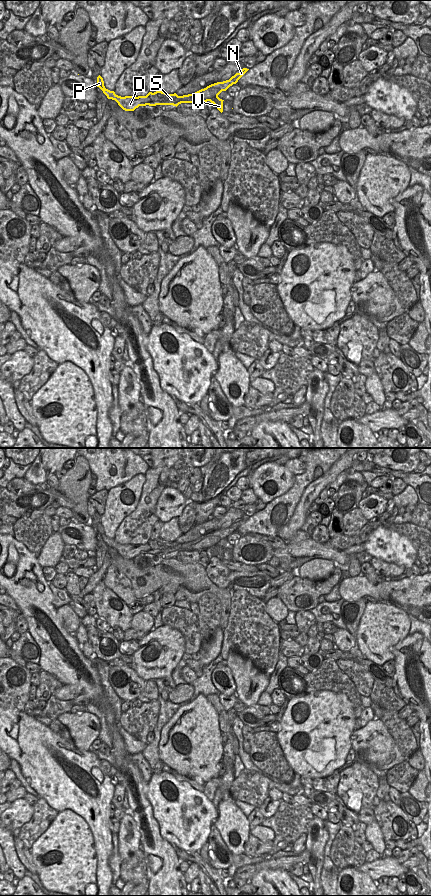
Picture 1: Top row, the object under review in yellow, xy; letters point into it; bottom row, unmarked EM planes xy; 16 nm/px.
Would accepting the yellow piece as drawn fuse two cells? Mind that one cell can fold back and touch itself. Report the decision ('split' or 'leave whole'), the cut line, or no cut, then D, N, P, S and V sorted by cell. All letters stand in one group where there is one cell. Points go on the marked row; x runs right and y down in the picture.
split | xy (151, 92), (150, 99), (146, 104) | D / N P S V

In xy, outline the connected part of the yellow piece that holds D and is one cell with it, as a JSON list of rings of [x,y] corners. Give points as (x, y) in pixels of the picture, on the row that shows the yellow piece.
[[[149,92],[146,96],[125,96],[121,97],[116,95],[116,102],[118,105],[125,111],[134,111],[139,106],[146,106],[147,103],[150,101],[150,94]]]

